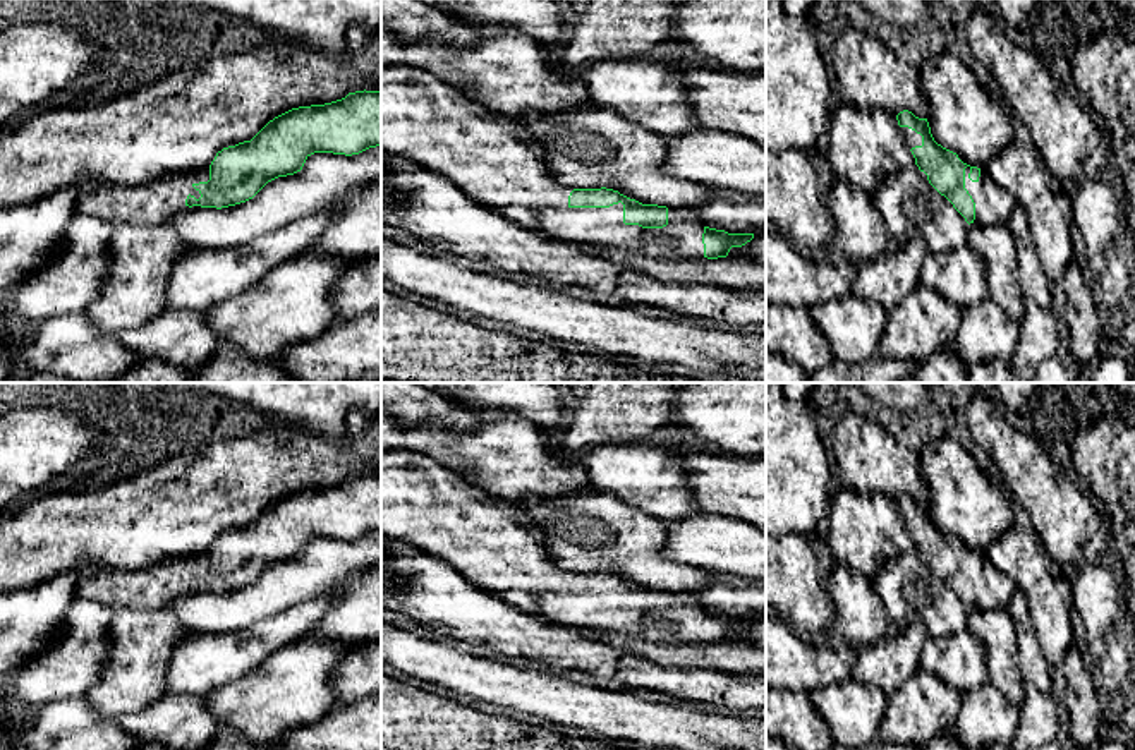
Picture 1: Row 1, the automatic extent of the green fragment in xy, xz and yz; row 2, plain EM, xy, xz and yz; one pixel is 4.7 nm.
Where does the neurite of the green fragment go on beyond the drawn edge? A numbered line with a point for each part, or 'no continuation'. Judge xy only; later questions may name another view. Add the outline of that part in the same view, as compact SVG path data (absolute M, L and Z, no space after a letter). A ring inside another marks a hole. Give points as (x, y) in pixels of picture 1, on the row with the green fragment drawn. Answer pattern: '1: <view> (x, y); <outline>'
1: xy (153, 203); M209 166L173 173L144 185L86 184L76 215L94 216L112 227L163 225L189 206L187 196L201 197L192 185L209 180Z

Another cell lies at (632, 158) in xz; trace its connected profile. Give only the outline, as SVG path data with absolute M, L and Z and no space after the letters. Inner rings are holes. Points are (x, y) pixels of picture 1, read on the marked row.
M591 105L519 120L544 148L549 173L572 189L613 189L642 204L697 208L714 189L665 170L668 139Z

